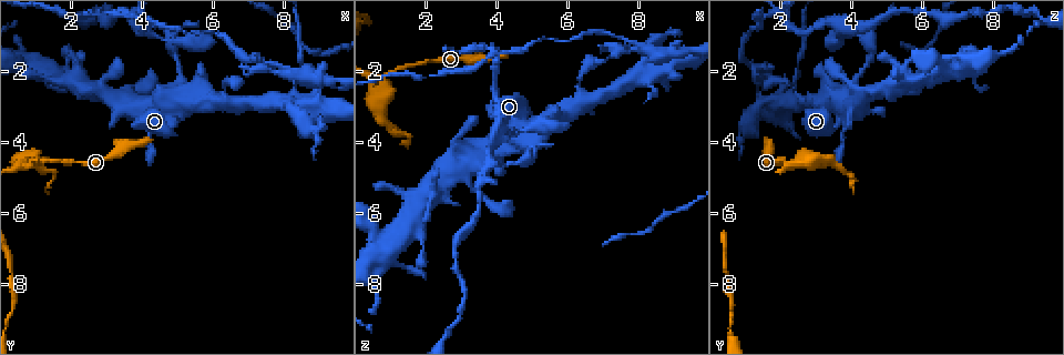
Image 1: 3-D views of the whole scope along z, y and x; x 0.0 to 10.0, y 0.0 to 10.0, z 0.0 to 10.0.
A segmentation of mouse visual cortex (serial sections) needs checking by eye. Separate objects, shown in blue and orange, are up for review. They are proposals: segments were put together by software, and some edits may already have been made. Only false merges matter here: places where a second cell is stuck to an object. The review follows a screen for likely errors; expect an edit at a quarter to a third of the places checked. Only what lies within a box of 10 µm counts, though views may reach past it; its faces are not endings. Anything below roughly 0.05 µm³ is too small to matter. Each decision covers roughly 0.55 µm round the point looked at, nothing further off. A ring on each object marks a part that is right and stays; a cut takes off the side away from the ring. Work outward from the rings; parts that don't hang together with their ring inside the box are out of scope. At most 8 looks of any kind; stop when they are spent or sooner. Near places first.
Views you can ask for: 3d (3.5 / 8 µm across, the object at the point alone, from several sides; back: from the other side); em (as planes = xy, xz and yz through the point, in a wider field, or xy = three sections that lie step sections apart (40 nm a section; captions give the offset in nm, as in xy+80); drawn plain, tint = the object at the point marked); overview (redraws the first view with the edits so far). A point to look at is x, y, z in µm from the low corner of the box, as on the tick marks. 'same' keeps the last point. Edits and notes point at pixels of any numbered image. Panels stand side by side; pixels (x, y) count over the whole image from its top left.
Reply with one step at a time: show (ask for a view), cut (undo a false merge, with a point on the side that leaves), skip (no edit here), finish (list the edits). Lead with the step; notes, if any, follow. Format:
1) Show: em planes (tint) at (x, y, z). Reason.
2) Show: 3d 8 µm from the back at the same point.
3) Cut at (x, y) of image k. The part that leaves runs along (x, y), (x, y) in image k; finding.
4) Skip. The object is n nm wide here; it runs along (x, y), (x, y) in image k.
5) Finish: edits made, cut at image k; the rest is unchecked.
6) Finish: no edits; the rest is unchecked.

Show: 3d 3.5 µm at (4.90, 2.70, 3.85).

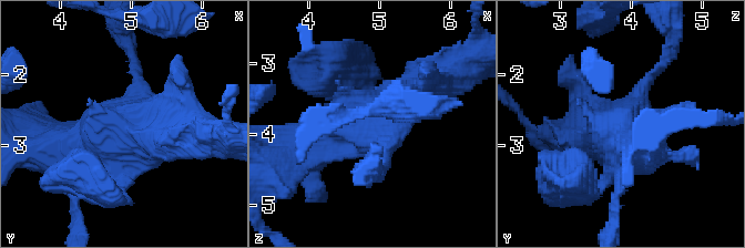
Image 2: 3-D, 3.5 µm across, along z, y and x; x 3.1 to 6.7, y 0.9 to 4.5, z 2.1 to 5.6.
Show: em xy step 5 (plain) at (4.90, 2.70, 3.85).

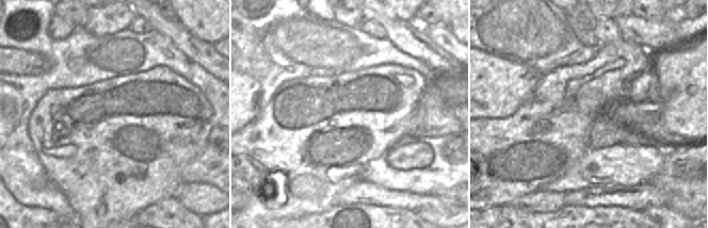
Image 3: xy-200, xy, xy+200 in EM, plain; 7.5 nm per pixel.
Show: em xy step 5 (tint) at the same point.

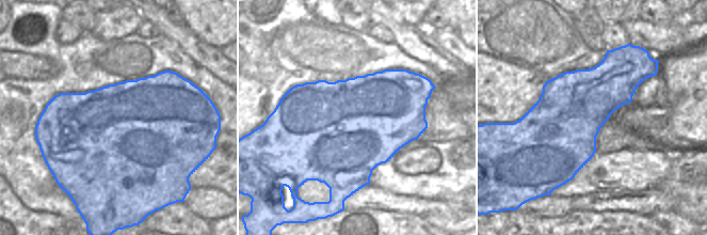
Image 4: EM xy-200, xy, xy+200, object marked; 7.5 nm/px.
Skip. It runs along (115, 193), (135, 134), (203, 134) in image 2; all the same cell.

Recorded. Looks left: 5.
Show: 3d 3.5 µm at (0.95, 4.55, 2.15). Narrows sharply.

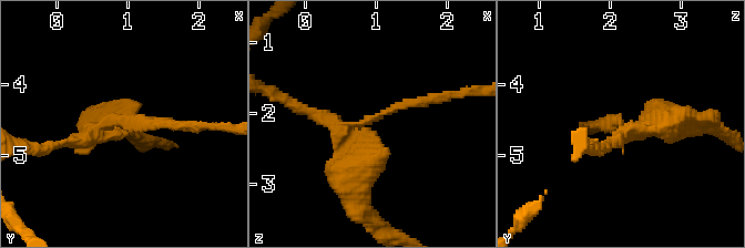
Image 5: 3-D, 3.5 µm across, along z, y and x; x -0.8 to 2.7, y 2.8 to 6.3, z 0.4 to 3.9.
Show: em xy step 2 (tint) at (0.90, 4.55, 2.10). 3 arms meet here; the arms are 150, 150, 400 nm wide.

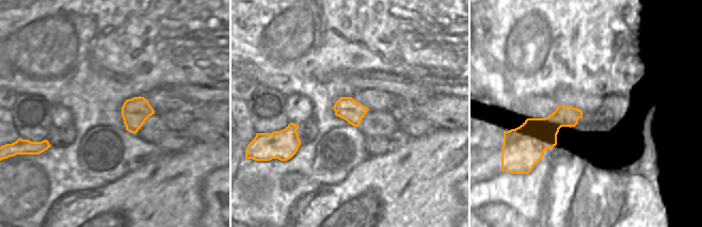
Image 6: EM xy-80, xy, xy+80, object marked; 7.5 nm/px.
Skip. It runs along (191, 126), (109, 120) in image 5; all the same cell.

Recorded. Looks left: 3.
Show: 3d 3.5 µm at (0.70, 1.75, 6.85). Three-way junction.

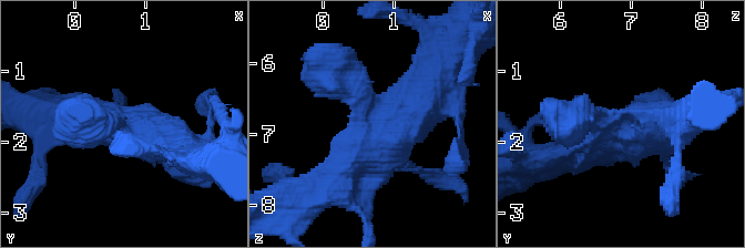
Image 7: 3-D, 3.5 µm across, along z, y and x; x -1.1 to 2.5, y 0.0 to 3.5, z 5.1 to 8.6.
Show: em xy step 1 (tint) at (0.70, 1.75, 6.85). Shape alone is not enough.

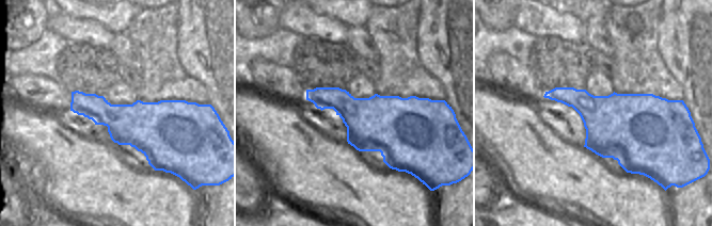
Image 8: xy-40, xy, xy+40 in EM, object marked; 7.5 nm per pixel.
Skip. It runs along (437, 84), (338, 184) in image 7; one cell here.

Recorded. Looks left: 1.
Finish: no edits; the rest is unchecked.

